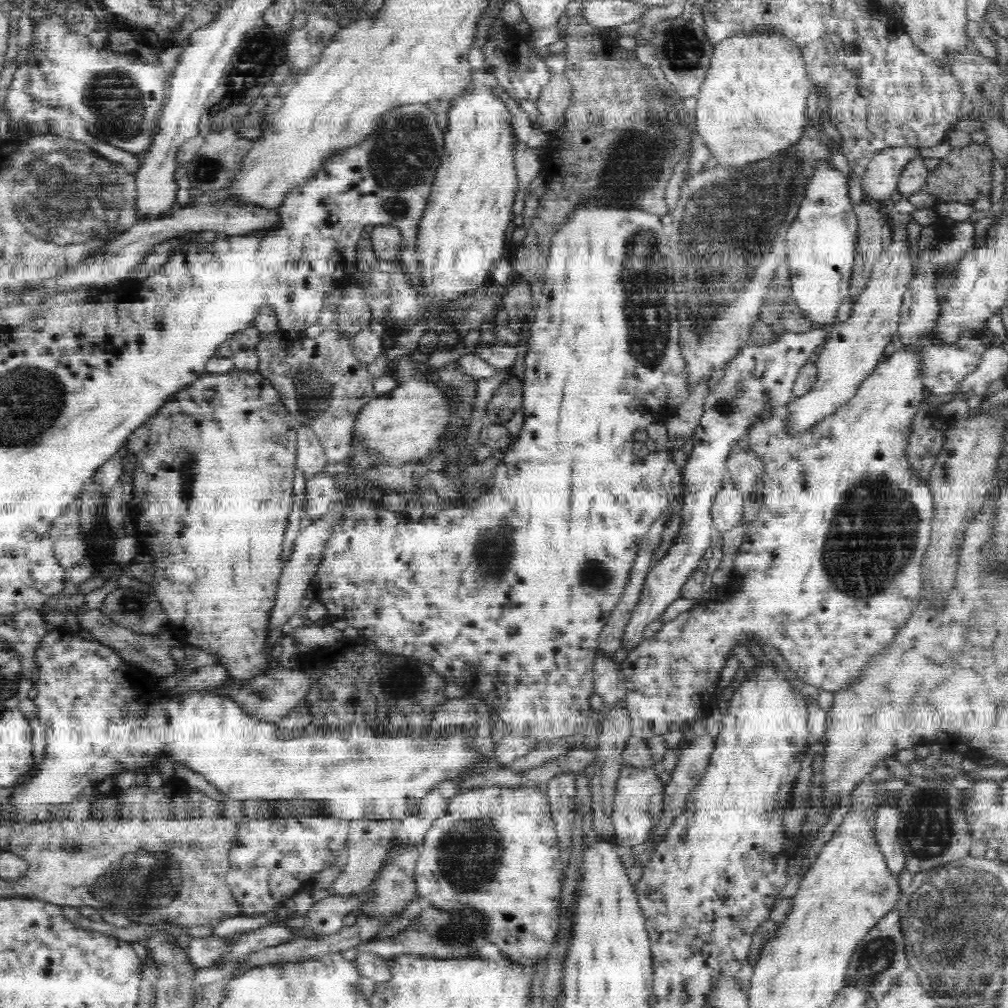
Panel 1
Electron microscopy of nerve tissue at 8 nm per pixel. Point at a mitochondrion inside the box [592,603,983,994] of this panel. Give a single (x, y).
(929, 828)

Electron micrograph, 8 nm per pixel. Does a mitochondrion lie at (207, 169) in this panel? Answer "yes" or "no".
yes

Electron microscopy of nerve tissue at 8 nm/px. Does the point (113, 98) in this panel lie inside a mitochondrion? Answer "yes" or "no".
yes

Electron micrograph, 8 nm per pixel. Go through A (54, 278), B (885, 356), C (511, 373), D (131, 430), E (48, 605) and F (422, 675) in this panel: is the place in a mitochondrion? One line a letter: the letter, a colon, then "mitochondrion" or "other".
A: other
B: other
C: other
D: other
E: other
F: mitochondrion

